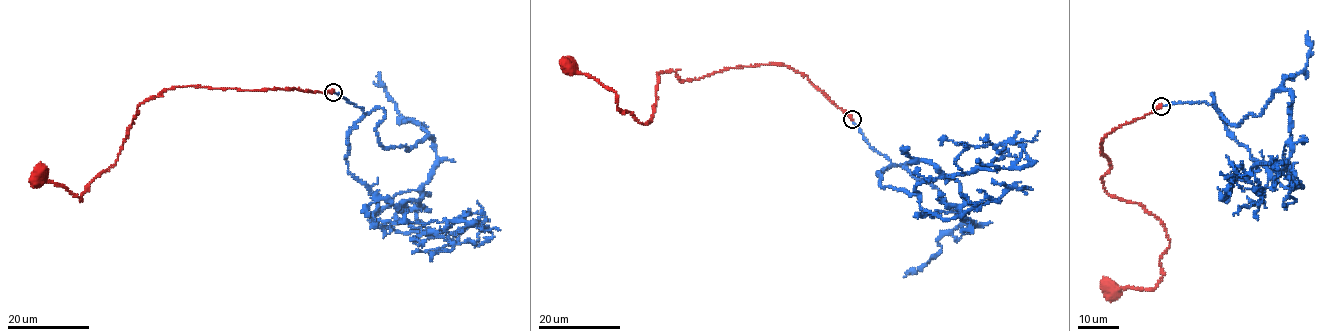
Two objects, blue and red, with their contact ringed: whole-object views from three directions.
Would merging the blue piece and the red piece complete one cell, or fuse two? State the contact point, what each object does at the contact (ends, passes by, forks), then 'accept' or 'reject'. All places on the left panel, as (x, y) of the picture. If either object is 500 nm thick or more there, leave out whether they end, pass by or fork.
at (333, 92); blue ends there; red ends there; accept

